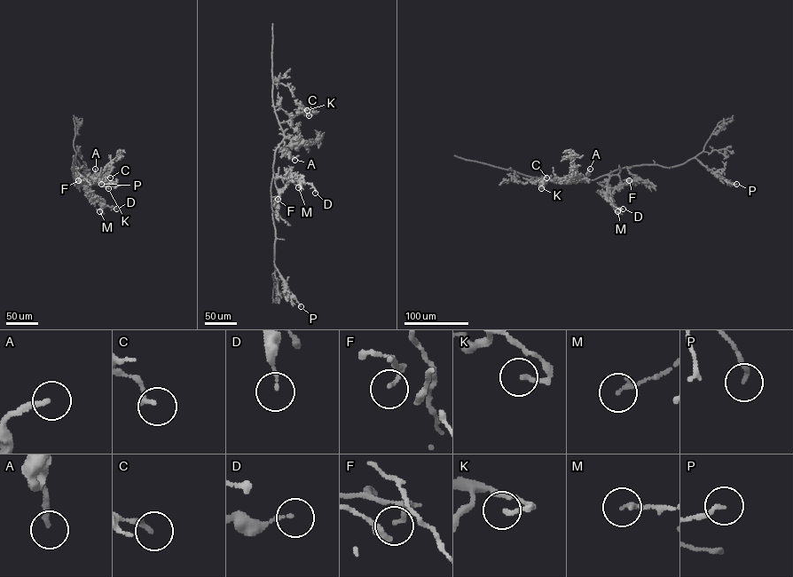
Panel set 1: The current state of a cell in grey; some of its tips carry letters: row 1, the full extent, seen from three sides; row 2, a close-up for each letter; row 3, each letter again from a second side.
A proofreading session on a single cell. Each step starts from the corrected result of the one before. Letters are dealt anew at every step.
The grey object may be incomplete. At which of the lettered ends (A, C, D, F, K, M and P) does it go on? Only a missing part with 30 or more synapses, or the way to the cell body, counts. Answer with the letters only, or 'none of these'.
none of these

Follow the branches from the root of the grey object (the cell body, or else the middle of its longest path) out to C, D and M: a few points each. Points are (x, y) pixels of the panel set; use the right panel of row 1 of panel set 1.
C: (604, 175), (584, 180), (543, 179), (546, 177)
D: (604, 175), (609, 176), (608, 199), (614, 207), (623, 209)
M: (604, 175), (609, 176), (608, 195), (617, 211)

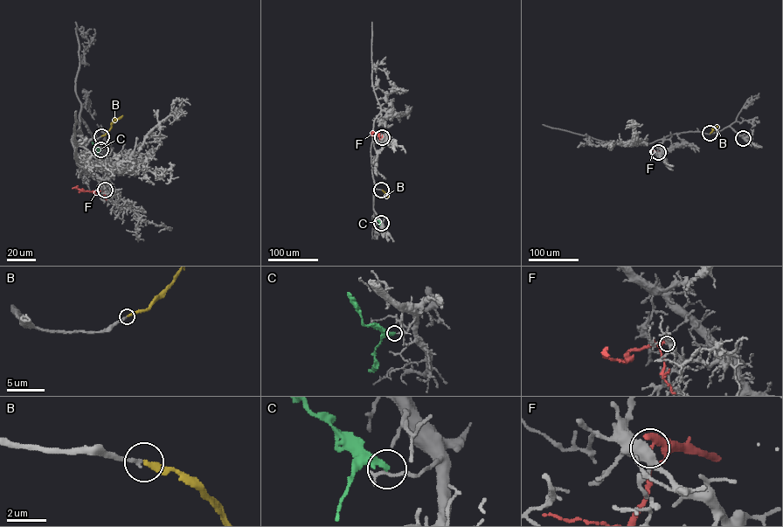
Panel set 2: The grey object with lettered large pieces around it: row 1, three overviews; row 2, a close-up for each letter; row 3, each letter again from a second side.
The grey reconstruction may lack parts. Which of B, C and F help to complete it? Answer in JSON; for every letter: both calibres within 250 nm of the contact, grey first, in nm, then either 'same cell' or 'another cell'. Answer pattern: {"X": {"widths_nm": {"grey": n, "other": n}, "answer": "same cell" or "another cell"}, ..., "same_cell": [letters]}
{"B": {"widths_nm": {"grey": 190, "other": 240}, "answer": "same cell"}, "C": {"widths_nm": {"grey": 240, "other": 340}, "answer": "another cell"}, "F": {"widths_nm": {"grey": 280, "other": 360}, "answer": "another cell"}, "same_cell": ["B"]}

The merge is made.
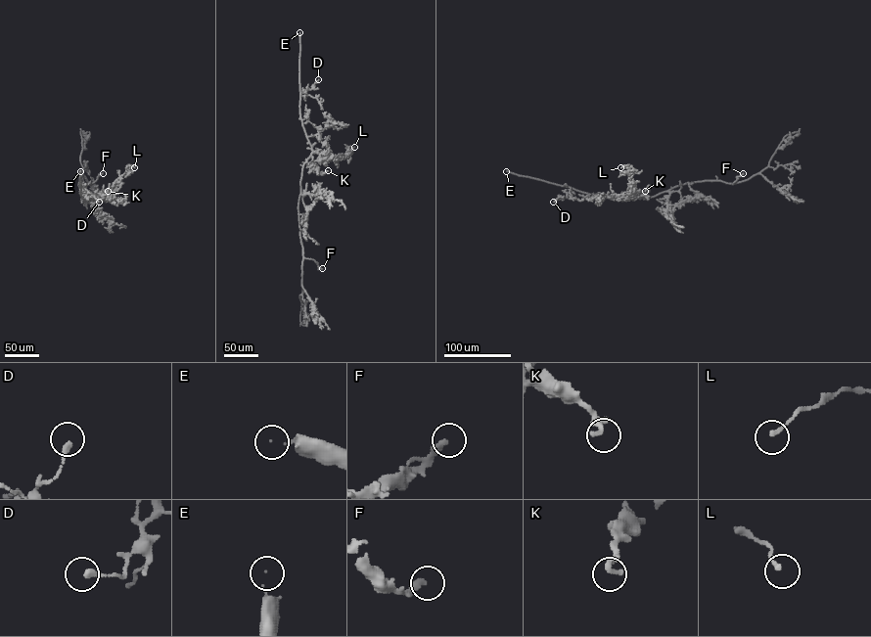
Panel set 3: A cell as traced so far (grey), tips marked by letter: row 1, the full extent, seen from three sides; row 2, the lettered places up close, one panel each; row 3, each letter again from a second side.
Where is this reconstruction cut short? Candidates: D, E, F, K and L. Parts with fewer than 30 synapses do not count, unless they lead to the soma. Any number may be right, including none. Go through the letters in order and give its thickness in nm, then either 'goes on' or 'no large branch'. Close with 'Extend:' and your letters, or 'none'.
D: 260 nm thick; no large branch
E: 30 nm thick; goes on
F: 280 nm thick; goes on
K: 320 nm thick; no large branch
L: 160 nm thick; no large branch
Extend: E, F

